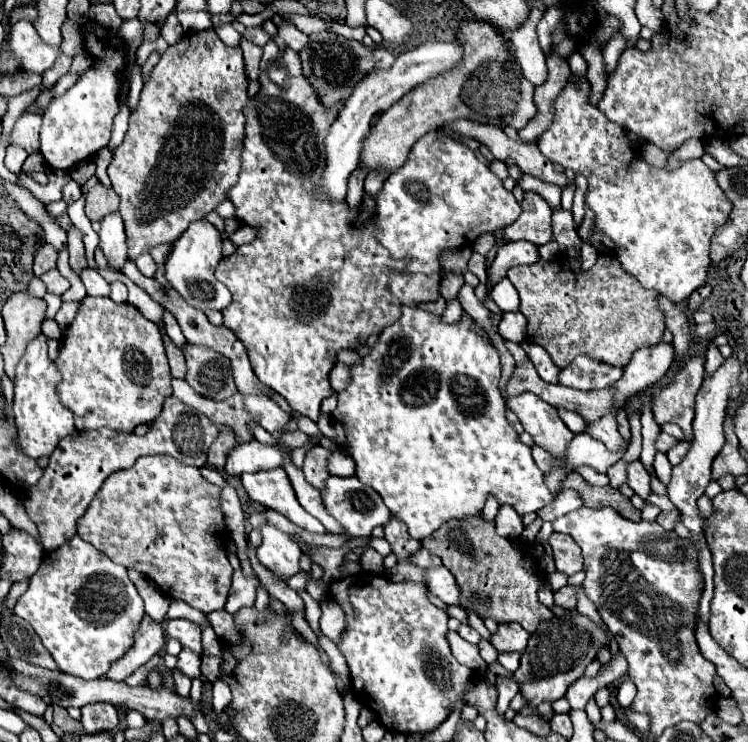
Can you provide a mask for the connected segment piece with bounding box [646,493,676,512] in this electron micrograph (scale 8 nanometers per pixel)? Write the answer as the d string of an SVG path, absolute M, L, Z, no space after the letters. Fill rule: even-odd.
M651 493L648 496L646 502L658 506L661 509L661 511L664 512L669 512L676 508L674 504L669 500L669 498L665 495Z

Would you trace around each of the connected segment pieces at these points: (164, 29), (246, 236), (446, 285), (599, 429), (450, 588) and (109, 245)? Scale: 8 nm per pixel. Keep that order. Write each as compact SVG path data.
M171 12L167 16L165 22L160 27L160 33L168 45L174 45L175 43L181 41L185 32L178 22L175 12Z
M239 227L233 235L231 235L231 241L235 243L235 245L243 245L249 243L249 241L253 241L255 239L255 233L253 233L253 229L251 227Z
M445 271L443 273L443 281L441 281L441 295L449 301L453 297L457 297L457 291L463 287L463 277L453 273L453 271Z
M605 415L597 421L589 421L587 423L587 433L593 435L595 439L603 441L611 451L615 451L621 445L621 435L617 431L615 415Z
M439 565L439 567L425 569L425 573L427 573L429 591L435 597L439 597L441 601L445 601L449 605L459 605L459 587L457 587L455 577L451 575L449 569Z
M113 211L101 219L101 231L99 231L99 247L103 249L107 261L121 269L121 265L127 261L127 247L125 247L125 231L119 211Z

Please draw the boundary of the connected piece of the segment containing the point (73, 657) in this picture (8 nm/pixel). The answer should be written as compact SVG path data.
M79 535L43 557L39 569L31 577L29 589L15 605L15 613L33 627L57 667L81 679L99 679L113 661L121 659L133 645L133 633L145 615L143 599L127 577L127 569L113 563L105 553L83 541Z

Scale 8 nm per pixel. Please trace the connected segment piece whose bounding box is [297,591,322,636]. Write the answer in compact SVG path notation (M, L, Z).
M297 591L297 593L299 593L299 597L301 597L305 603L305 619L315 635L318 636L321 632L319 625L319 619L322 613L320 603L315 601L307 591Z

